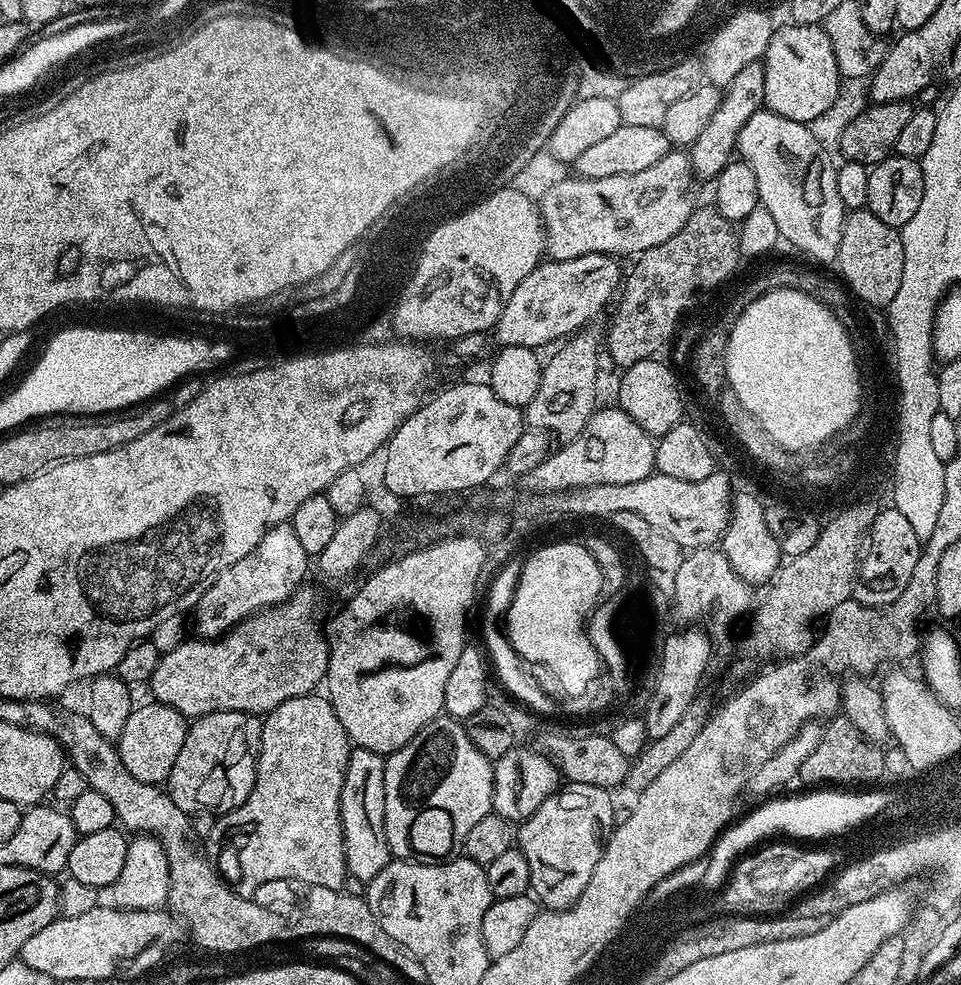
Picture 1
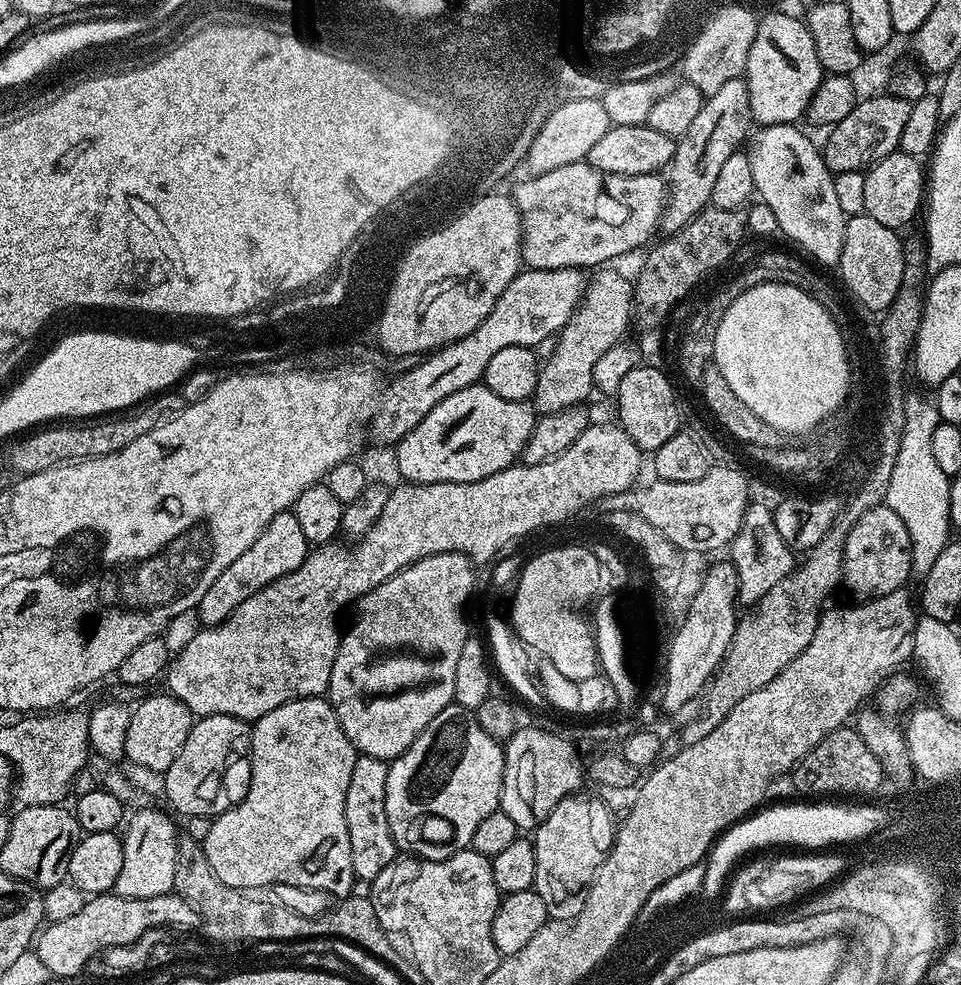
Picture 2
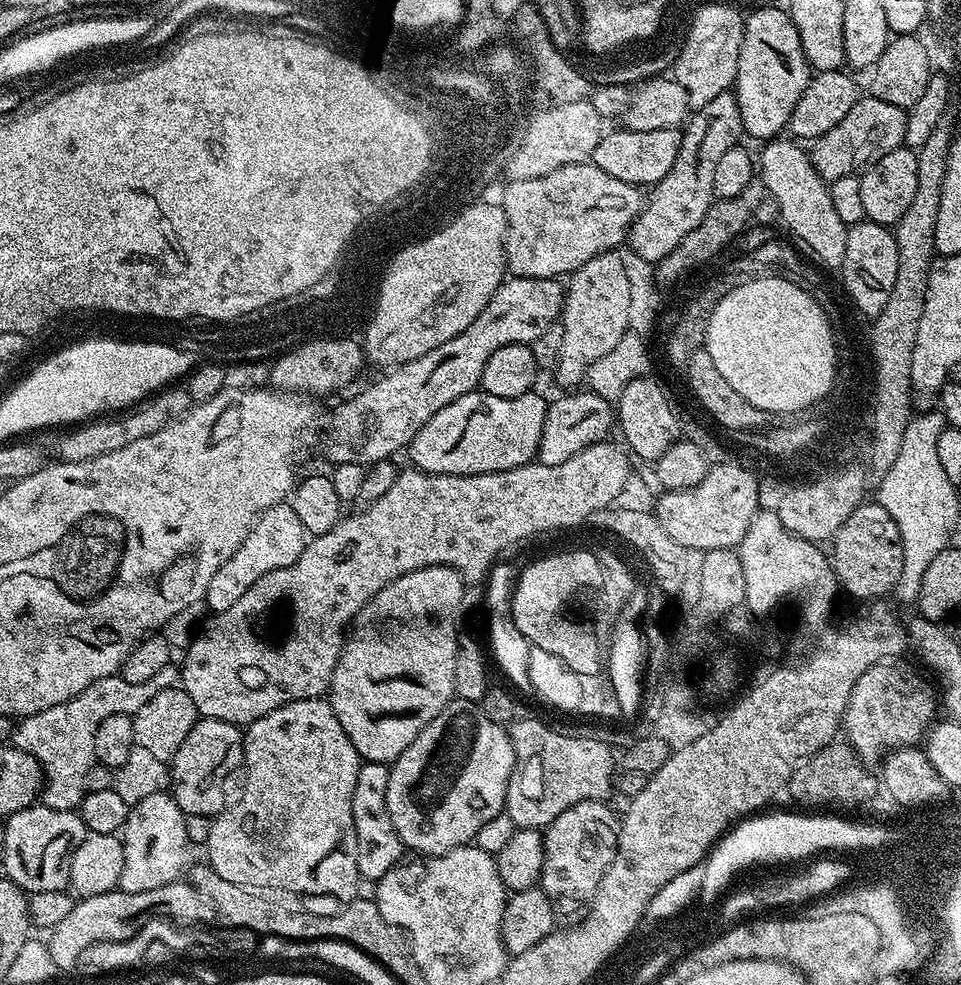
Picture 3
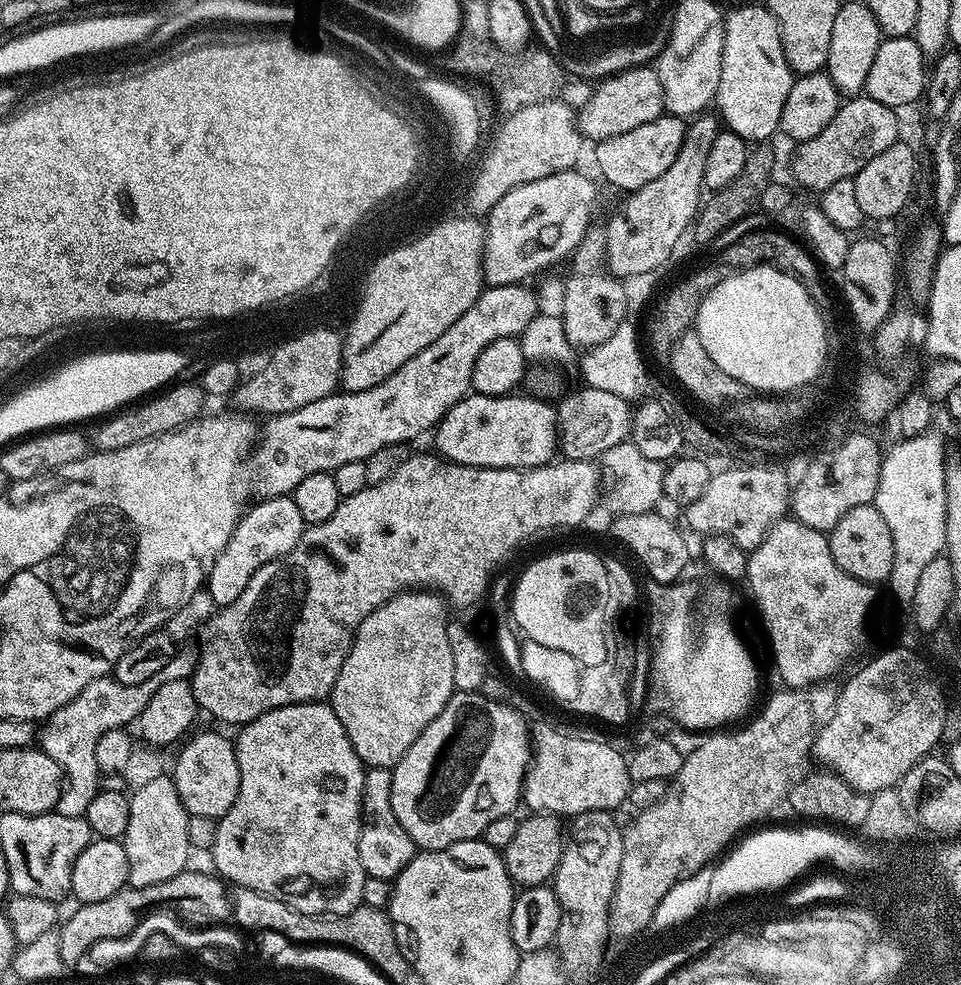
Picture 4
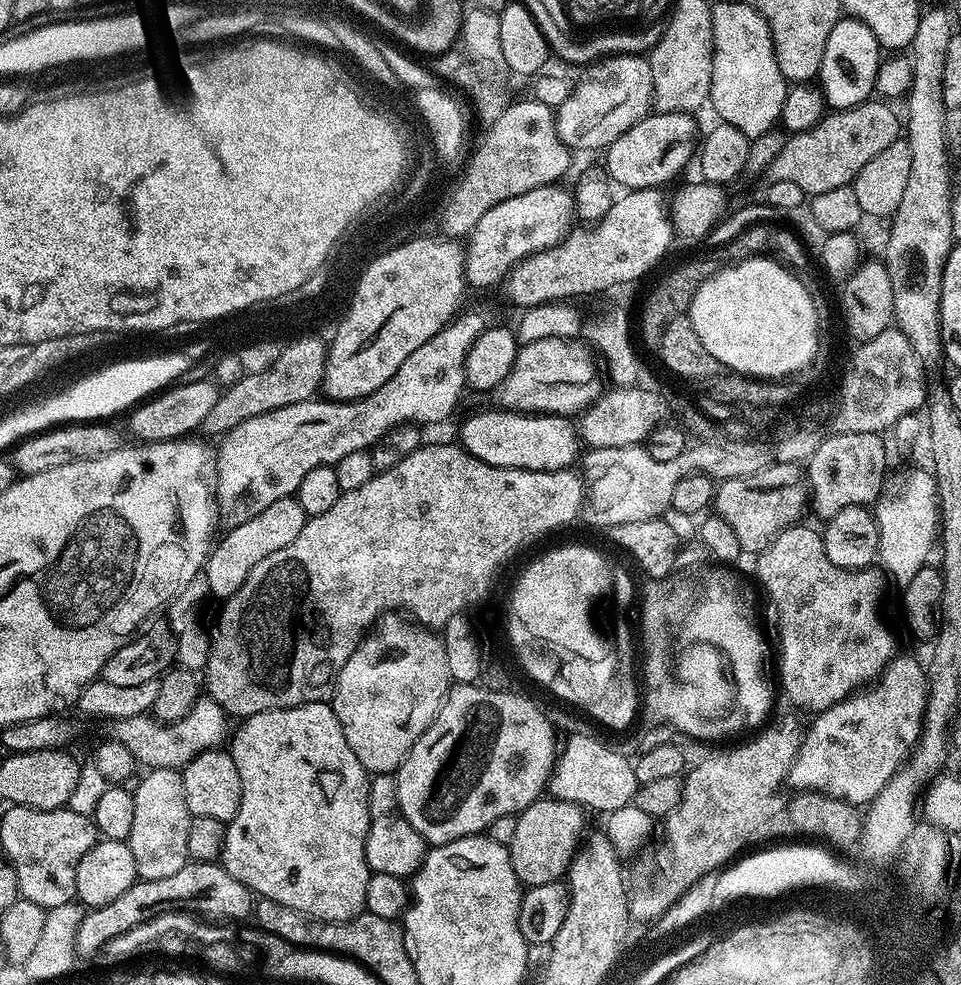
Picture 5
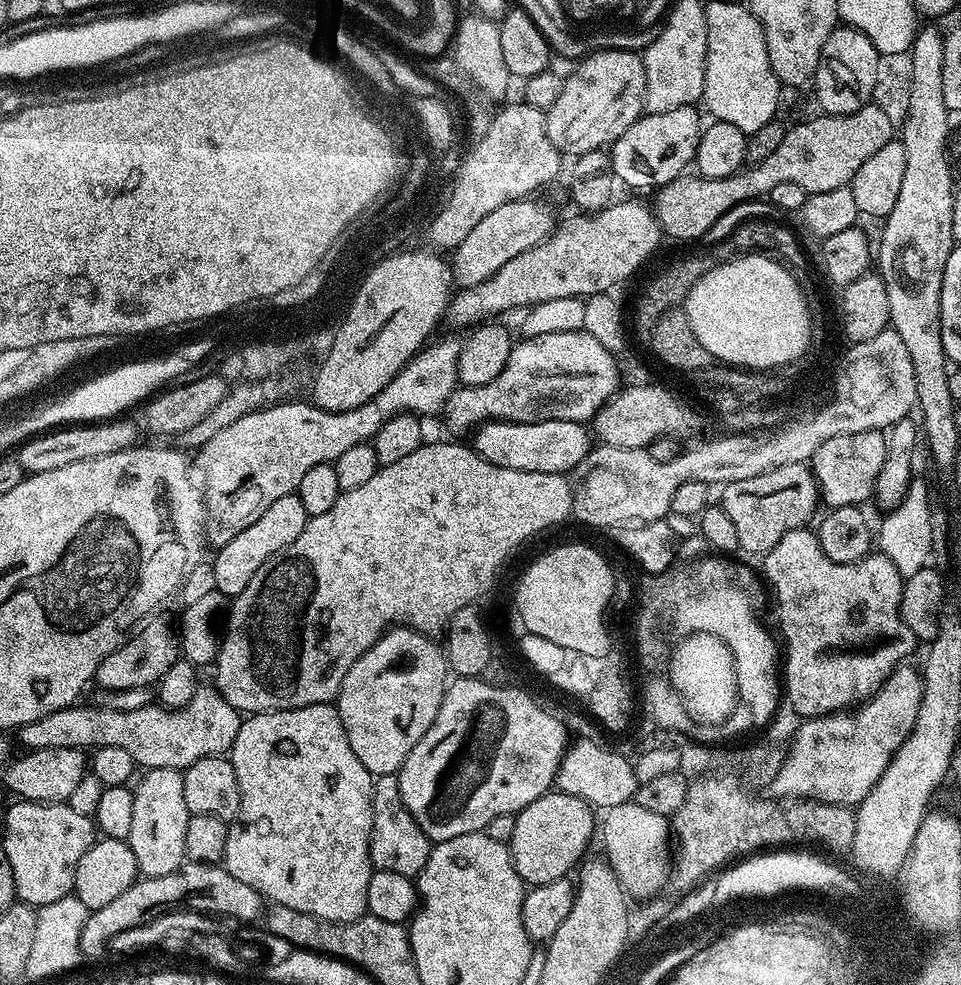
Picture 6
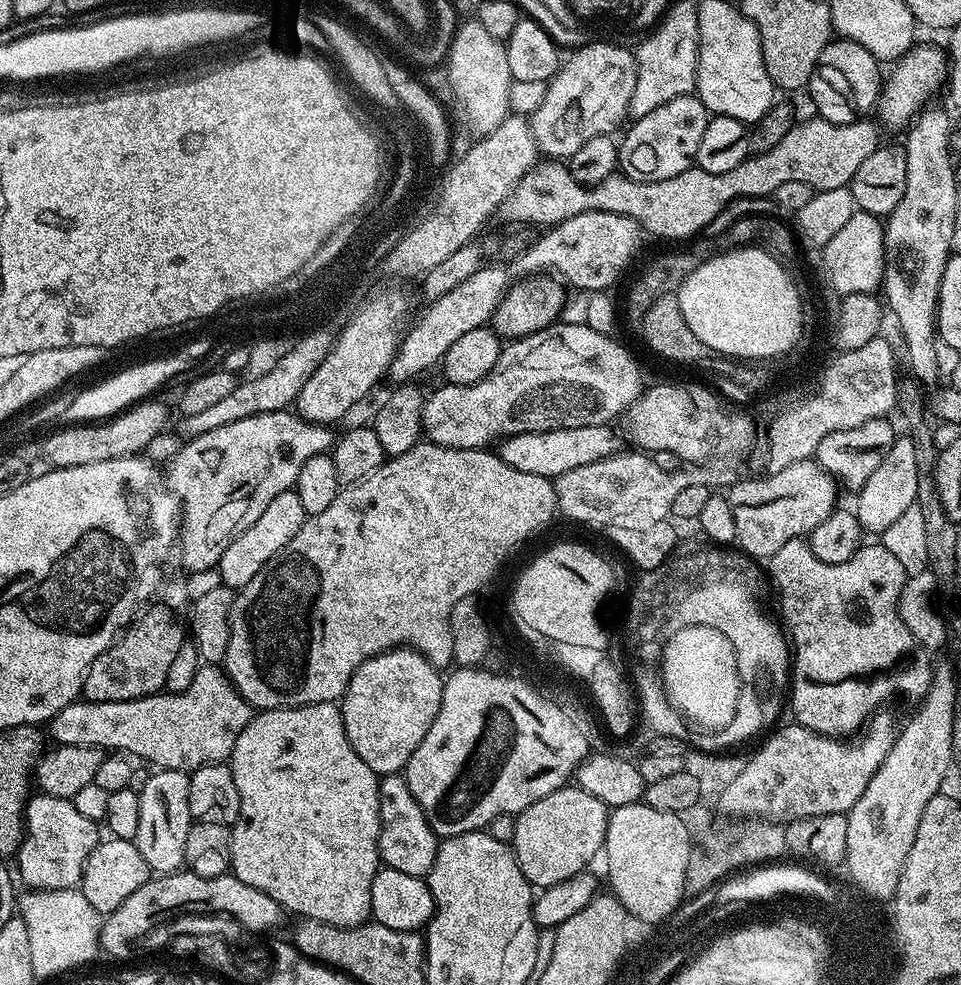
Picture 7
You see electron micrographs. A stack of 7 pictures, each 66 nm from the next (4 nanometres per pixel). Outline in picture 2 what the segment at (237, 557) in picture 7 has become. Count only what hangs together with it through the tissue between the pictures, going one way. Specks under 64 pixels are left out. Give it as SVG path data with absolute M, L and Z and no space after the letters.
M290 510L270 518L270 526L266 526L266 530L258 534L254 546L250 546L250 550L246 550L246 554L240 555L235 562L230 562L230 566L226 566L226 570L222 570L218 578L214 578L214 586L210 586L210 590L206 590L206 594L200 599L198 611L201 625L222 623L233 610L242 606L242 602L246 602L246 598L258 594L267 584L298 570L309 551L306 534L302 534L302 526Z

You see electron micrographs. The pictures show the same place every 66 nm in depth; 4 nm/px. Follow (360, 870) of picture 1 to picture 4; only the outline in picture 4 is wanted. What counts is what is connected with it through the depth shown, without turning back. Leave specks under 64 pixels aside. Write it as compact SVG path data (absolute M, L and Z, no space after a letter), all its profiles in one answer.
M368 768L365 771L358 858L362 858L362 870L365 877L389 882L395 880L396 875L414 859L418 851L410 834L406 834L406 830L402 830L402 822L398 822L398 818L394 814L394 806L390 802L391 793L392 769Z

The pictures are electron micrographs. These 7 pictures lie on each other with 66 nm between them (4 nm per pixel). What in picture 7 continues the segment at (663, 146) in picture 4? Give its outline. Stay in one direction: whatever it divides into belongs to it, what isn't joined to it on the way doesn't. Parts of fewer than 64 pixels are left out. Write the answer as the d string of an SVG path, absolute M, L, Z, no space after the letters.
M693 94L674 98L658 106L658 110L650 110L650 114L641 120L632 120L632 129L625 134L624 144L622 140L618 148L619 171L642 182L662 182L662 178L682 174L682 170L693 167L709 119L708 108Z

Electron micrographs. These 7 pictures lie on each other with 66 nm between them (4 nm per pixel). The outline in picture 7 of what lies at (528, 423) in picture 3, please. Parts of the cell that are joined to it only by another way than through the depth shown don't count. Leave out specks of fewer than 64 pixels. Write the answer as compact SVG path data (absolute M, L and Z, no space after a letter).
M599 424L598 426L559 428L553 432L531 432L530 434L505 436L499 441L498 455L502 462L514 466L514 470L555 478L566 474L566 470L574 470L578 466L598 462L602 458L614 456L621 451L621 433L619 431L616 433L614 429L615 427Z

